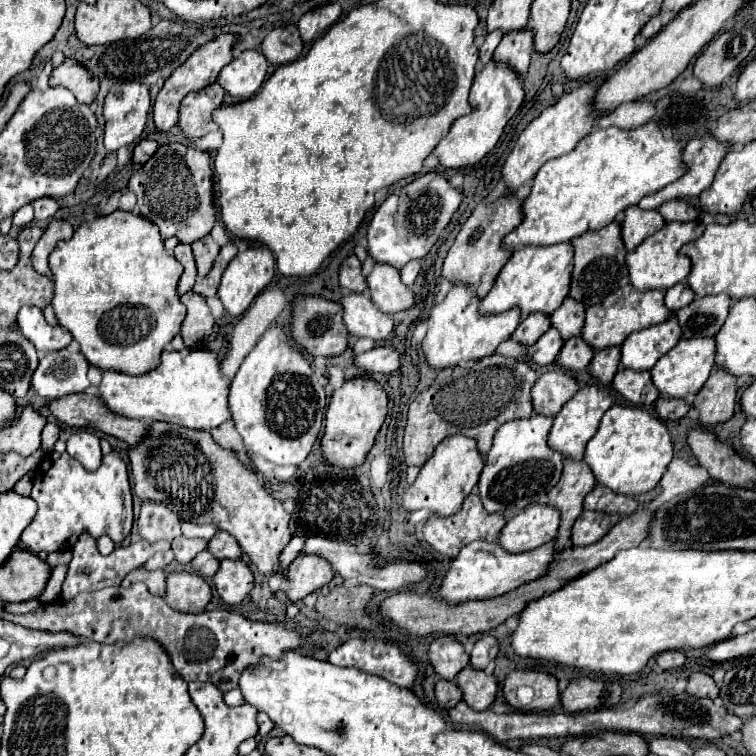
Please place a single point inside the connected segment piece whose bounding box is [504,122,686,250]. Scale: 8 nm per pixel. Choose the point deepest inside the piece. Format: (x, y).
(611, 169)

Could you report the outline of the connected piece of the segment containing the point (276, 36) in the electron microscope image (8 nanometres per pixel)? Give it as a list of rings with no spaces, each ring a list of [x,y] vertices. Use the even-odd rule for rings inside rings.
[[[294,24],[274,28],[262,42],[262,52],[264,52],[266,60],[274,66],[298,60],[302,54],[302,48],[304,48],[304,44],[302,44],[298,28]]]

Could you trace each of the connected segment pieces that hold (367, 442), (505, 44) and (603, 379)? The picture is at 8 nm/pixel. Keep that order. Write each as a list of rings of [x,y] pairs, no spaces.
[[[356,376],[352,380],[346,380],[338,390],[334,390],[326,410],[324,436],[320,442],[328,464],[340,468],[352,468],[362,464],[366,460],[368,450],[374,444],[380,426],[386,420],[386,414],[388,414],[388,394],[372,378]]]
[[[524,28],[520,32],[508,32],[500,40],[500,44],[494,52],[494,60],[508,64],[510,68],[514,68],[522,76],[528,70],[532,52],[534,52],[532,32]]]
[[[620,346],[604,348],[594,354],[594,360],[590,362],[590,372],[600,384],[606,386],[618,372],[618,364],[620,364]]]

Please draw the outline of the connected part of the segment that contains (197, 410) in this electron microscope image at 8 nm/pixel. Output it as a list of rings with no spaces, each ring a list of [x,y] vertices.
[[[164,350],[160,366],[144,376],[128,376],[120,372],[104,372],[100,384],[100,398],[104,404],[122,416],[172,422],[194,430],[212,430],[230,420],[228,410],[230,380],[220,370],[216,352],[192,350],[188,354],[176,350]]]

